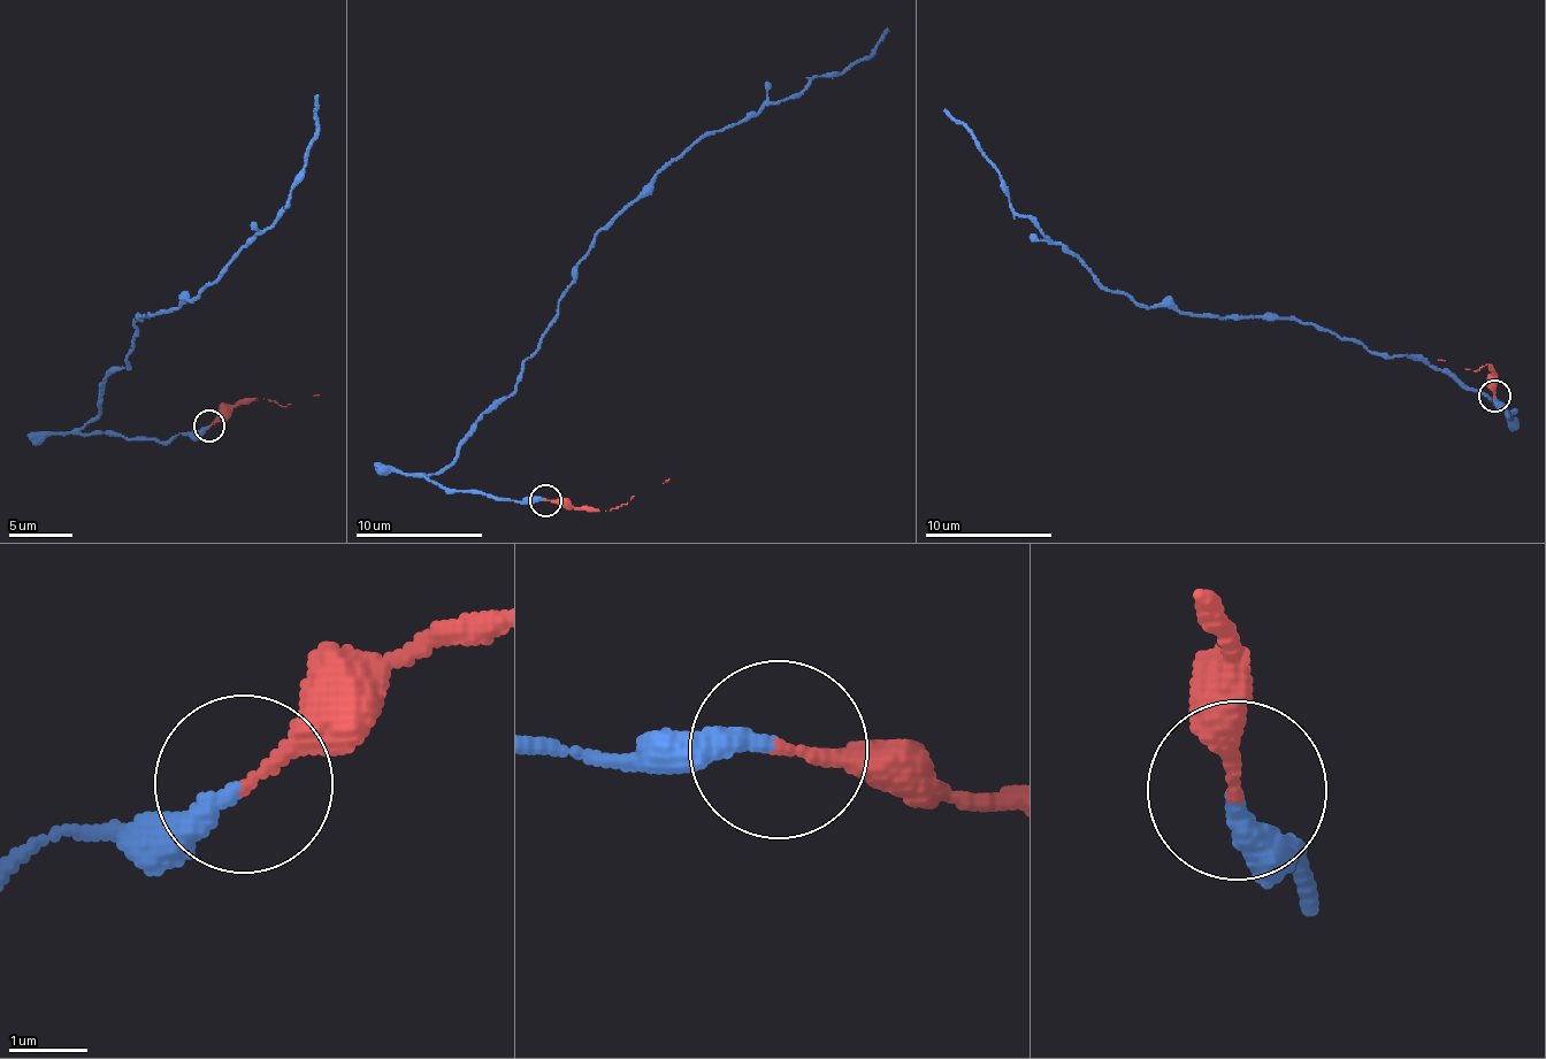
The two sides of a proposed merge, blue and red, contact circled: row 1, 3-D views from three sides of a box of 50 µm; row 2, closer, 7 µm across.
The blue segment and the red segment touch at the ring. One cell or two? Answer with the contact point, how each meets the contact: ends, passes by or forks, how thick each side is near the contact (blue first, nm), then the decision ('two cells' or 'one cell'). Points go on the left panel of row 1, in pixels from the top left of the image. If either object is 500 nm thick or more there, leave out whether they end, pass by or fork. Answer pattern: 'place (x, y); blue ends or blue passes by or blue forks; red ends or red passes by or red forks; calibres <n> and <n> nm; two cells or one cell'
place (209, 426); blue ends; red ends; calibres 280 and 170 nm; one cell

